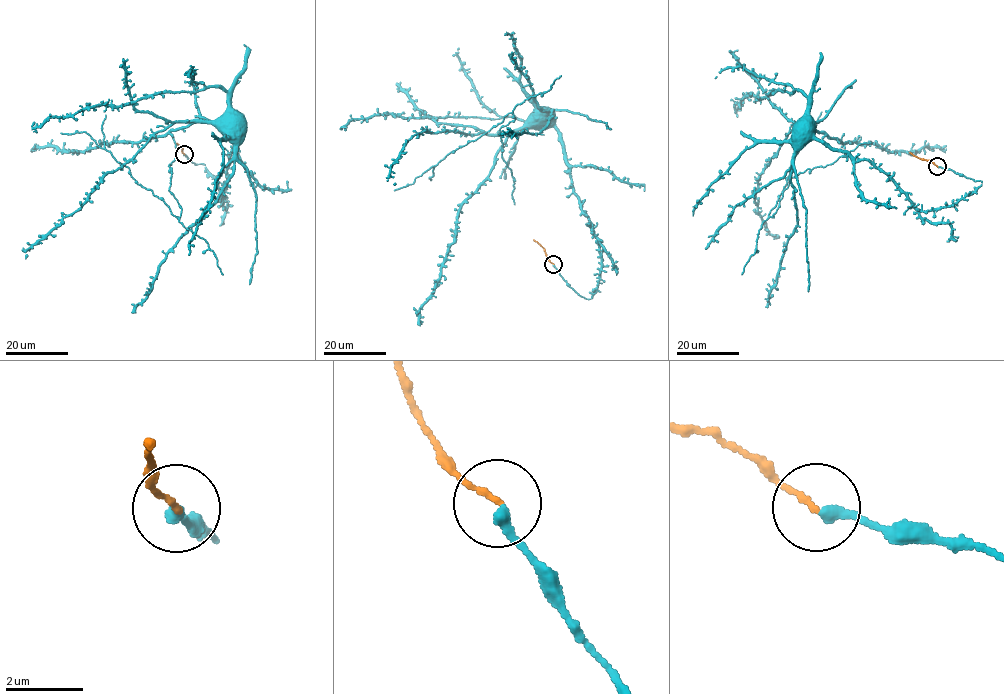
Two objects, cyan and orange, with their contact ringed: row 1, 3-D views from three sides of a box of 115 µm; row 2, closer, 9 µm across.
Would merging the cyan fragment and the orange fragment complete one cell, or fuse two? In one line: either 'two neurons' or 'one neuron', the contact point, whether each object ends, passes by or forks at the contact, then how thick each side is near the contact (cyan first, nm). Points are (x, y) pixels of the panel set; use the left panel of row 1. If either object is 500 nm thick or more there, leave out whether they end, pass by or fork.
one neuron; place (184, 154); cyan ends; orange ends; calibres 300 and 140 nm

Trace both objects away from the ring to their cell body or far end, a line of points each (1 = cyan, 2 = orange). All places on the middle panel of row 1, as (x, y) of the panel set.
1: (553, 264), (567, 284), (591, 299), (601, 271), (599, 241), (575, 192), (554, 112), (544, 108)
2: (553, 264), (545, 250), (533, 239)

